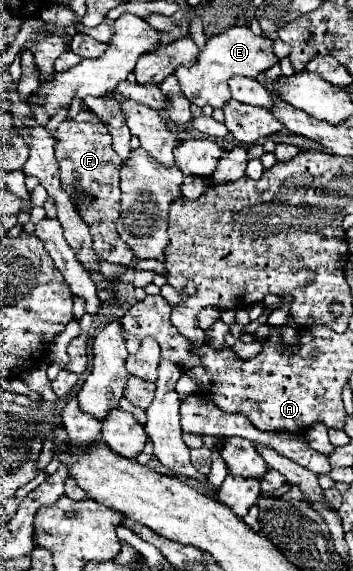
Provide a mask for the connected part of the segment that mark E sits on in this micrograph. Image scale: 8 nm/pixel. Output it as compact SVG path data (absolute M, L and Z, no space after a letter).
M236 26L230 28L224 34L210 36L200 50L198 60L192 66L178 66L174 70L180 88L184 96L196 104L196 106L206 106L210 104L212 108L222 108L224 102L230 100L230 88L228 88L228 78L234 74L250 76L254 78L260 70L268 70L276 62L276 54L272 52L272 40L266 36L254 36L248 26Z

